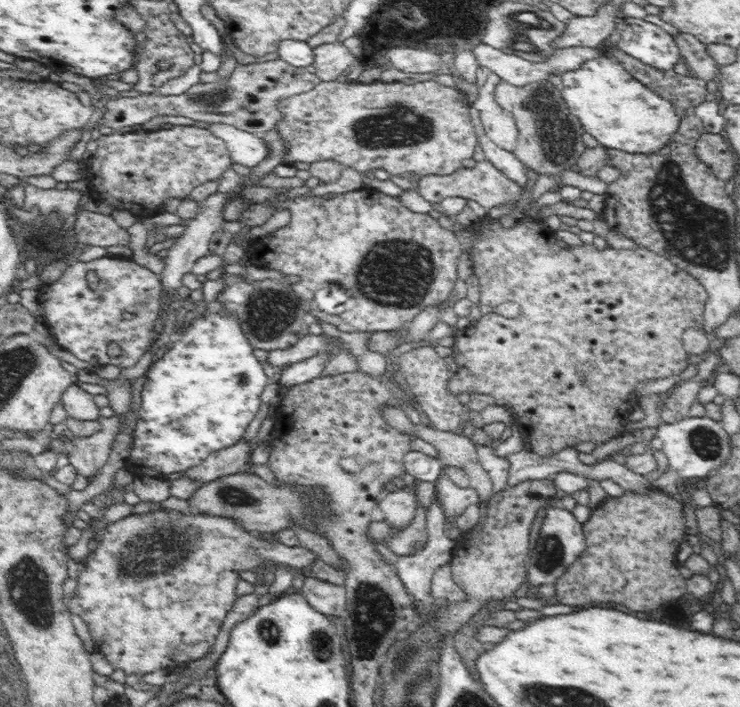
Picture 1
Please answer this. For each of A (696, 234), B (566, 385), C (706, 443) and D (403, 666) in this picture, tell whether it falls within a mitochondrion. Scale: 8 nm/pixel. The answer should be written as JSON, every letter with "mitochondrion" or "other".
{"A":"mitochondrion","B":"mitochondrion","C":"mitochondrion","D":"mitochondrion"}

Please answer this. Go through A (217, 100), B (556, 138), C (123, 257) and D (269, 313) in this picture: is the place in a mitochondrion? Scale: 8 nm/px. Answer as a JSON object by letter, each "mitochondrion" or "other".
{"A":"mitochondrion","B":"mitochondrion","C":"other","D":"mitochondrion"}

